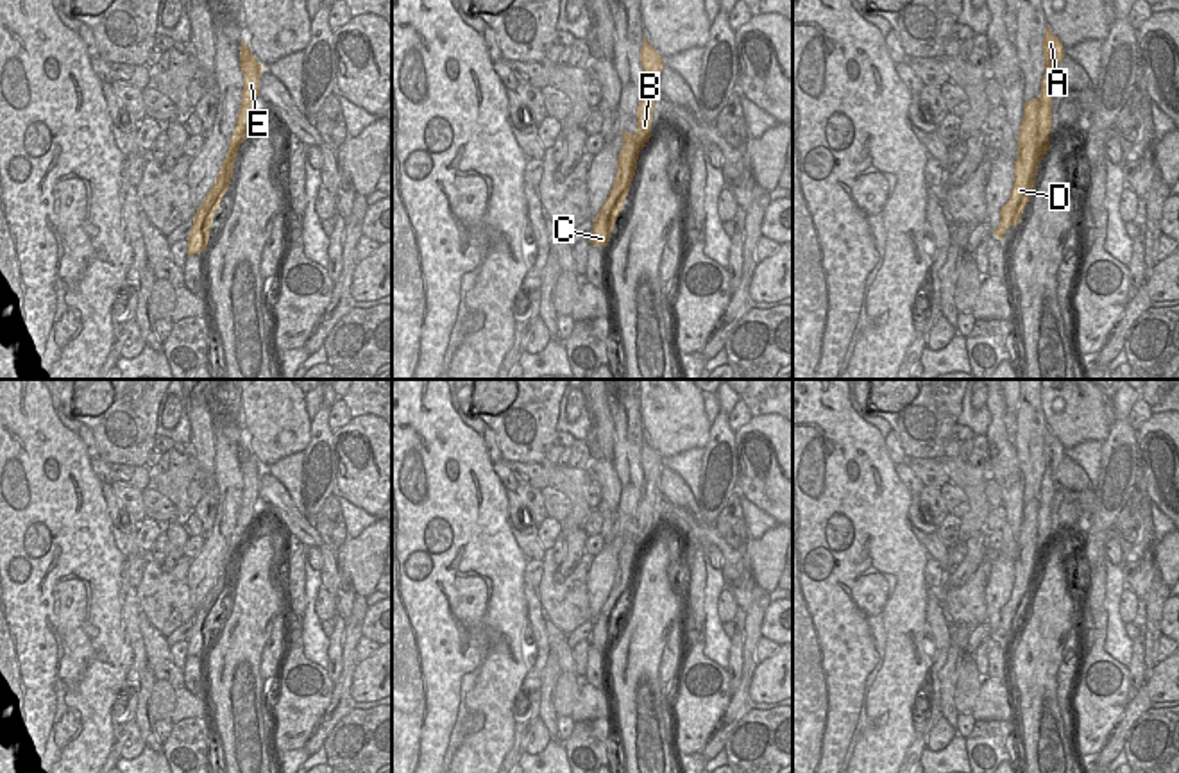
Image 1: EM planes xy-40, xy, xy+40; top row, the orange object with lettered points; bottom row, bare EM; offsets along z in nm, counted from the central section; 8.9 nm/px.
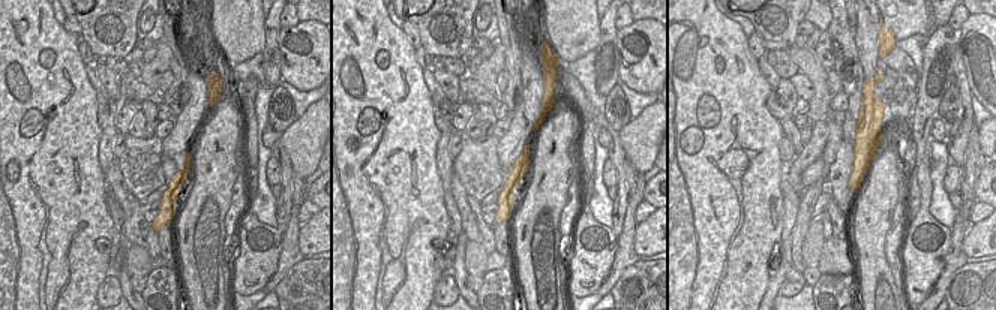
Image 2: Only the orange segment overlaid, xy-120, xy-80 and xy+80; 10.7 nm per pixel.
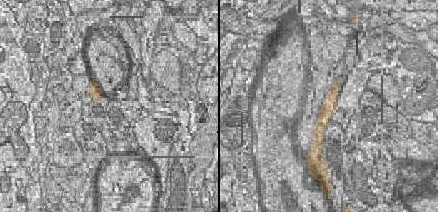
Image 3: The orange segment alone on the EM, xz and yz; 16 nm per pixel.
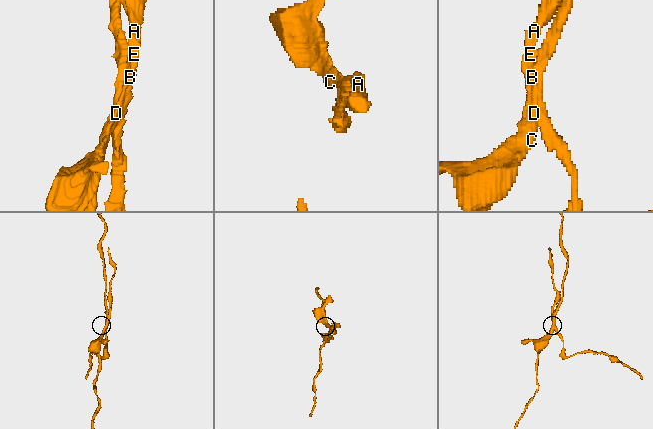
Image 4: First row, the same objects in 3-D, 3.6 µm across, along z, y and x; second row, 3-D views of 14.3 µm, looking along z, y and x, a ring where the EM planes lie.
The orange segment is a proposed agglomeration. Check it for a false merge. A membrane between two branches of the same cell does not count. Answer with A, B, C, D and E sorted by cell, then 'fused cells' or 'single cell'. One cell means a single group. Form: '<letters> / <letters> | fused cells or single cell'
A B E / C D | fused cells

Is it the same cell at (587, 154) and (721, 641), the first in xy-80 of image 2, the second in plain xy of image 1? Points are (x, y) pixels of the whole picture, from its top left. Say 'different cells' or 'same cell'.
different cells

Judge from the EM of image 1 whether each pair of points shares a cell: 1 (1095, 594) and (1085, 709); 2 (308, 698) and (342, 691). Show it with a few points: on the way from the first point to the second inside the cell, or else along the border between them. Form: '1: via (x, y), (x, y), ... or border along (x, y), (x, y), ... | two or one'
1: via (1099, 625), (1104, 688) | one
2: border along (335, 684), (330, 704), (313, 730) | two

